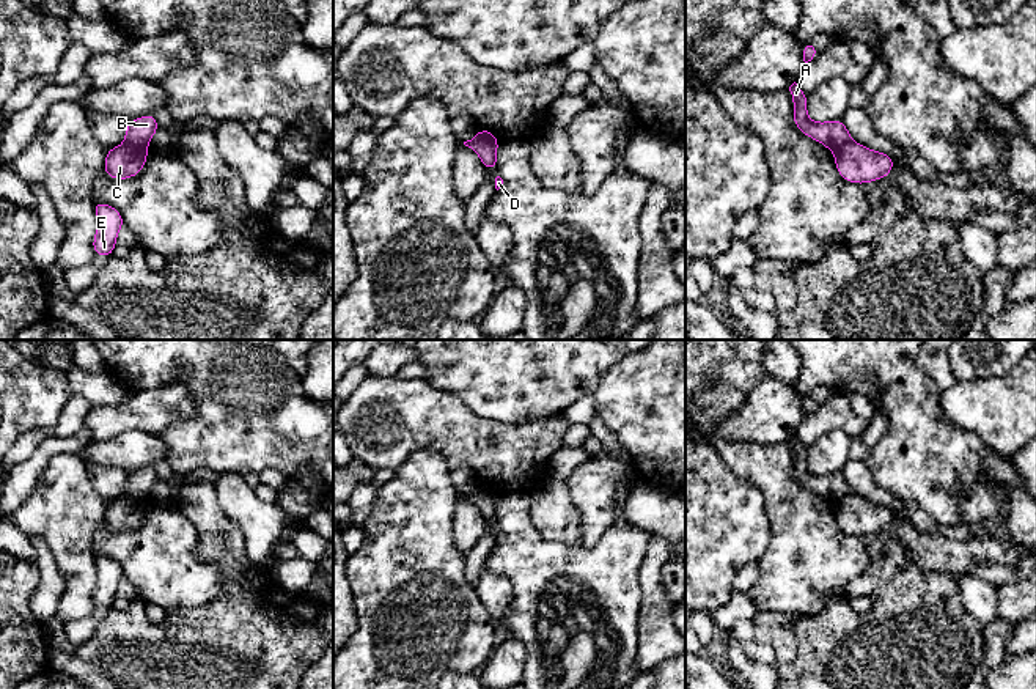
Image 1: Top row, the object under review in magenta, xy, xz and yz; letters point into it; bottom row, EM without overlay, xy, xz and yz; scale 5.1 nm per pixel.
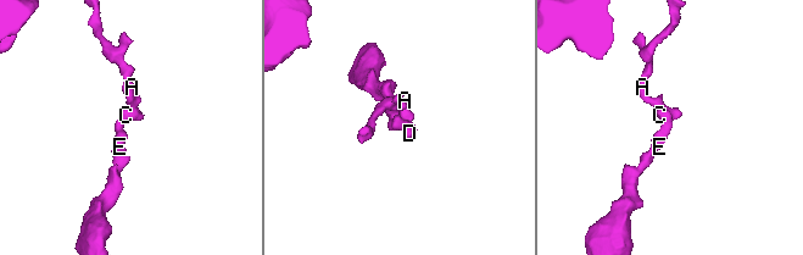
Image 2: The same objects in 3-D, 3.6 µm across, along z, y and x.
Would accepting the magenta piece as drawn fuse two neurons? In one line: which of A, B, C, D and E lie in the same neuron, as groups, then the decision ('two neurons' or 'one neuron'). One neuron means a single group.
A B / C D E; two neurons

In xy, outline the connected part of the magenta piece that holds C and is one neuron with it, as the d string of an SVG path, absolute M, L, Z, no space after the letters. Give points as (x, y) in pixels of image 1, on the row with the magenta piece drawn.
M121 145L107 151L104 171L115 179L138 175L146 162L148 149Z

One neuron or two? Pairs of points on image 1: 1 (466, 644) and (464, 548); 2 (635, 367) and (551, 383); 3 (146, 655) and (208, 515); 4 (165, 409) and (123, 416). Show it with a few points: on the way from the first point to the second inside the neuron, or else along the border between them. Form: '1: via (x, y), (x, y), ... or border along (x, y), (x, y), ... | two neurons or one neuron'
1: border along (451, 521), (453, 543), (464, 557) | two neurons
2: border along (626, 356), (610, 368), (593, 394) | two neurons
3: via (187, 641), (231, 596), (230, 556) | one neuron
4: via (154, 409), (134, 414) | one neuron

